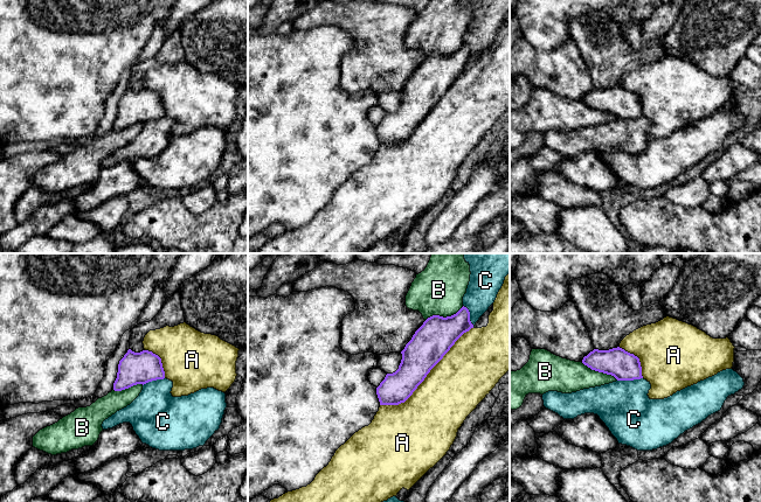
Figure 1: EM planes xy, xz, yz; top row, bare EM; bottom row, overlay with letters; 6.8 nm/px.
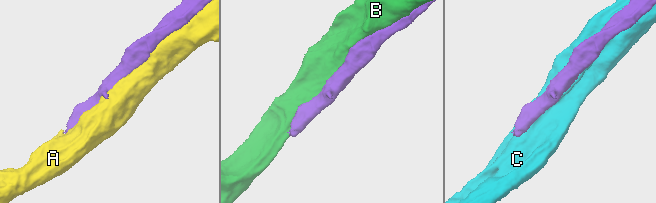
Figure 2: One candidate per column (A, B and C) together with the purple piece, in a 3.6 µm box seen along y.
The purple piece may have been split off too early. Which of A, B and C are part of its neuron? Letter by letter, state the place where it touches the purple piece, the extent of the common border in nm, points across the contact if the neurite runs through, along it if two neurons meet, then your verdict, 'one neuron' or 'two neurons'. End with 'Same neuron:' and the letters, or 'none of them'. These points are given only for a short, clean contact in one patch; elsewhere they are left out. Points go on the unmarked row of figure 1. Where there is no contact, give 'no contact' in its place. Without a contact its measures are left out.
A: meets purple in xz at (427, 112); contact 850 nm long; one neuron
B: meets purple in xz at (444, 56); contact 280 nm long; two neurons
C: meets purple in yz at (629, 118); contact 180 nm long; two neurons
Same neuron: A

